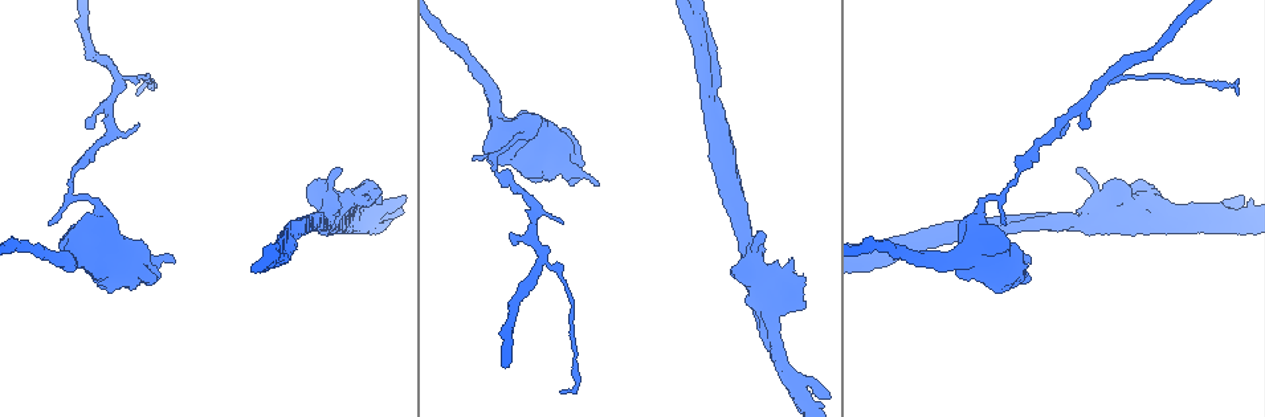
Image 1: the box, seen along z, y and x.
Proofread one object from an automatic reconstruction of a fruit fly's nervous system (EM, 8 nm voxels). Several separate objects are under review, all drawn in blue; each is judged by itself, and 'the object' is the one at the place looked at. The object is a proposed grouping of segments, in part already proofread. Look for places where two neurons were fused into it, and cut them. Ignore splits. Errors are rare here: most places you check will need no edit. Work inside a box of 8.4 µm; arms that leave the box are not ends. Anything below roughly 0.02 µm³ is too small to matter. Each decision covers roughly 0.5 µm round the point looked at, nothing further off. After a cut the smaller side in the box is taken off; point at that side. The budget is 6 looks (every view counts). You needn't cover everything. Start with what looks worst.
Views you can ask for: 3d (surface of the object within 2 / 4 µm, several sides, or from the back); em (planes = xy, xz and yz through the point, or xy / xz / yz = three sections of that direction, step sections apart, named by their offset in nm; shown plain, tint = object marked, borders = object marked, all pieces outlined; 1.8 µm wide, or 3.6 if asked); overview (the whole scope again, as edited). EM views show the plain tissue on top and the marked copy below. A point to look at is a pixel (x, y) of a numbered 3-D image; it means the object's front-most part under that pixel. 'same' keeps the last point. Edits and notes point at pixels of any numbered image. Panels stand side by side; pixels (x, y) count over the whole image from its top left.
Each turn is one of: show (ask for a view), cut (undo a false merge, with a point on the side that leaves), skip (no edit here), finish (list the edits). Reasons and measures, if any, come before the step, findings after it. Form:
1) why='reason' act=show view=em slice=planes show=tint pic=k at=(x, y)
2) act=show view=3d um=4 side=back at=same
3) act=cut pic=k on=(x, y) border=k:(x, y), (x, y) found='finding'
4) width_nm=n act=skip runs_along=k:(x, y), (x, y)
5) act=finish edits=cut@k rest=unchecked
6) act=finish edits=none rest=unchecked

why='sudden change in width' act=show view=3d um=4 pic=1 at=(558, 157)

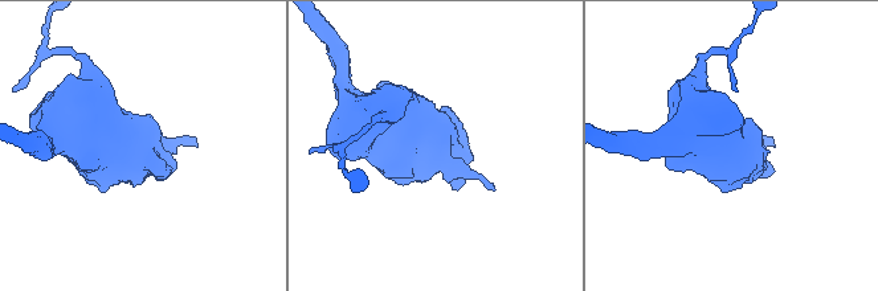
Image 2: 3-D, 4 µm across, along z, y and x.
act=show view=em slice=planes show=borders pic=2 at=(439, 148)

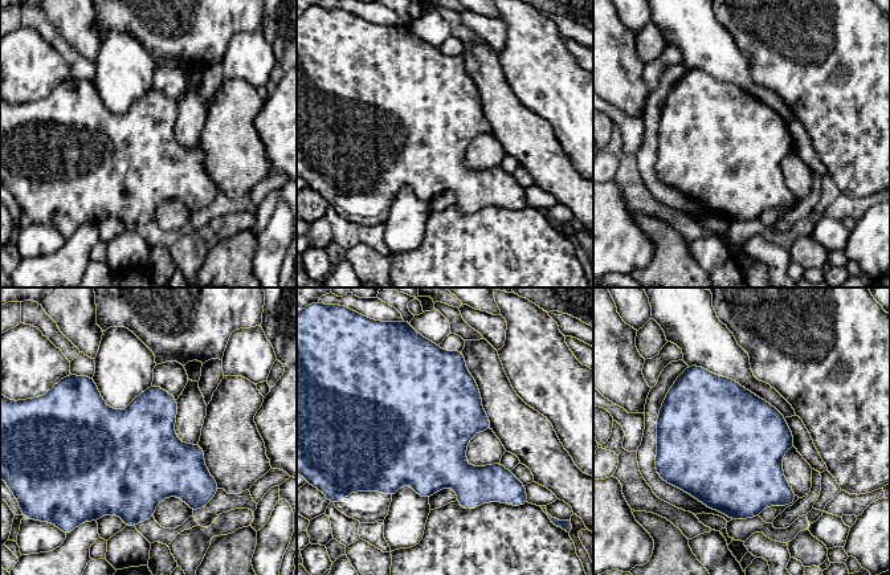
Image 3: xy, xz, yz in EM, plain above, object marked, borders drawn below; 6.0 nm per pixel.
act=skip found='continuous, no second neuron'

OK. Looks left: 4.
why='four-way junction' act=show view=em slice=xy step=8 show=tint pic=1 at=(1107, 211)

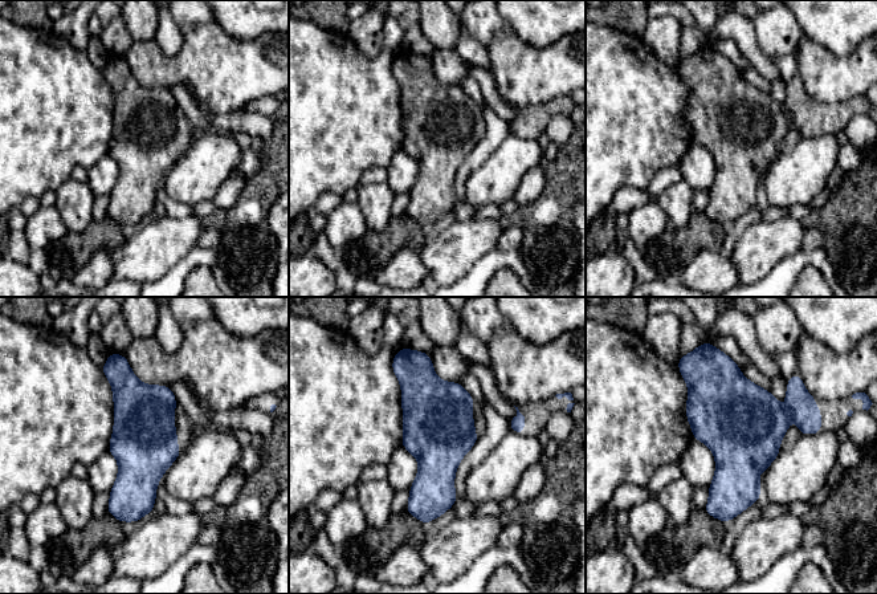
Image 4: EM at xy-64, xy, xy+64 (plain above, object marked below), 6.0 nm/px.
act=skip found='one neuron here'

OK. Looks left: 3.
why='branch point' act=show view=em slice=planes show=tint pic=1 at=(798, 385)

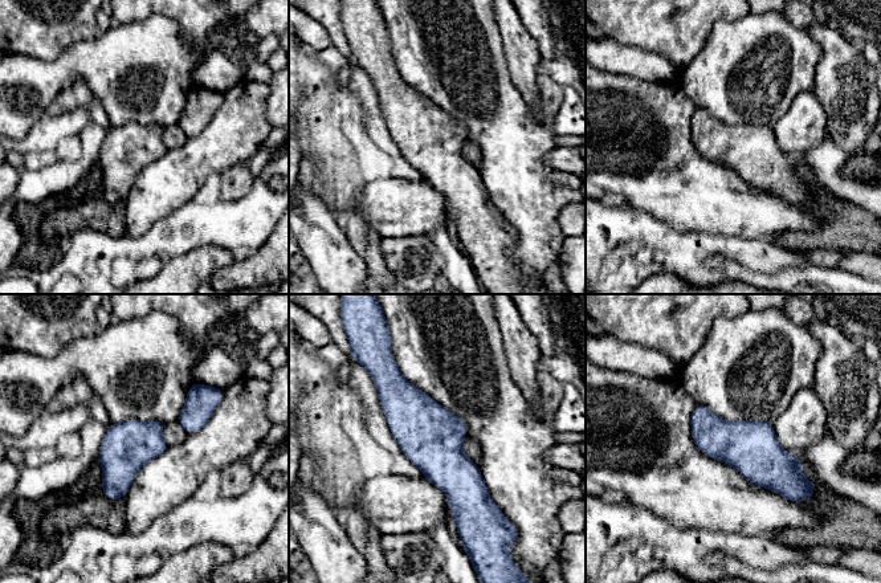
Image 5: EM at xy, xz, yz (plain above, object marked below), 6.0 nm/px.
act=skip found='all the same neuron'

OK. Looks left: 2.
act=finish edits=none rest=unchecked

